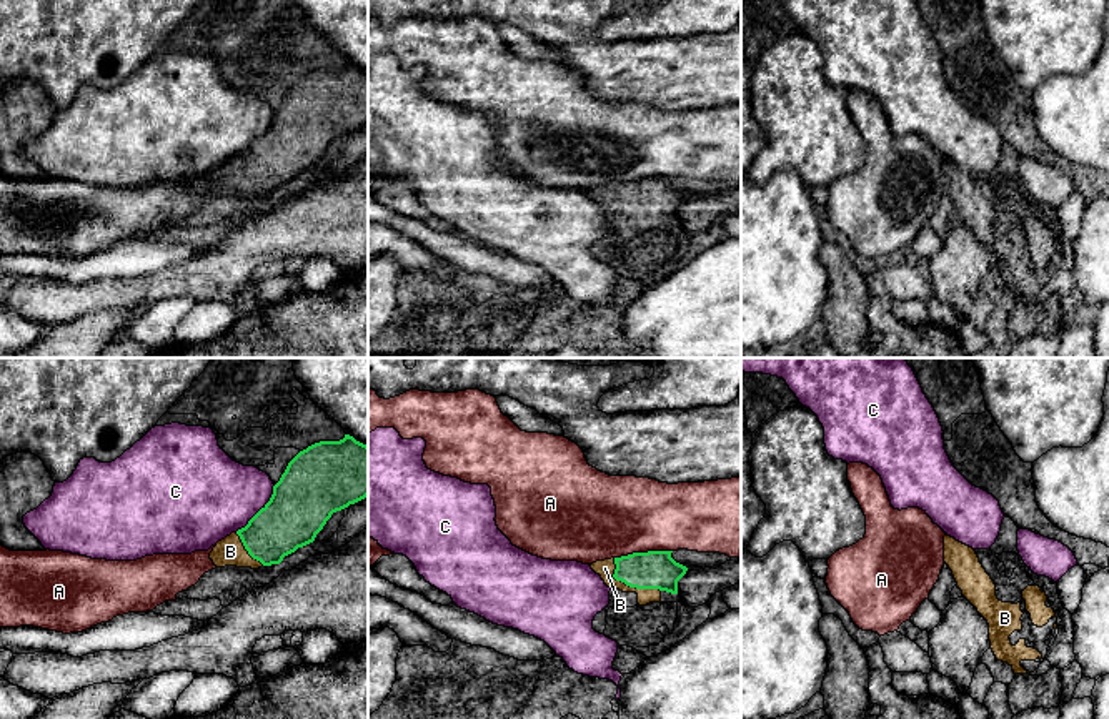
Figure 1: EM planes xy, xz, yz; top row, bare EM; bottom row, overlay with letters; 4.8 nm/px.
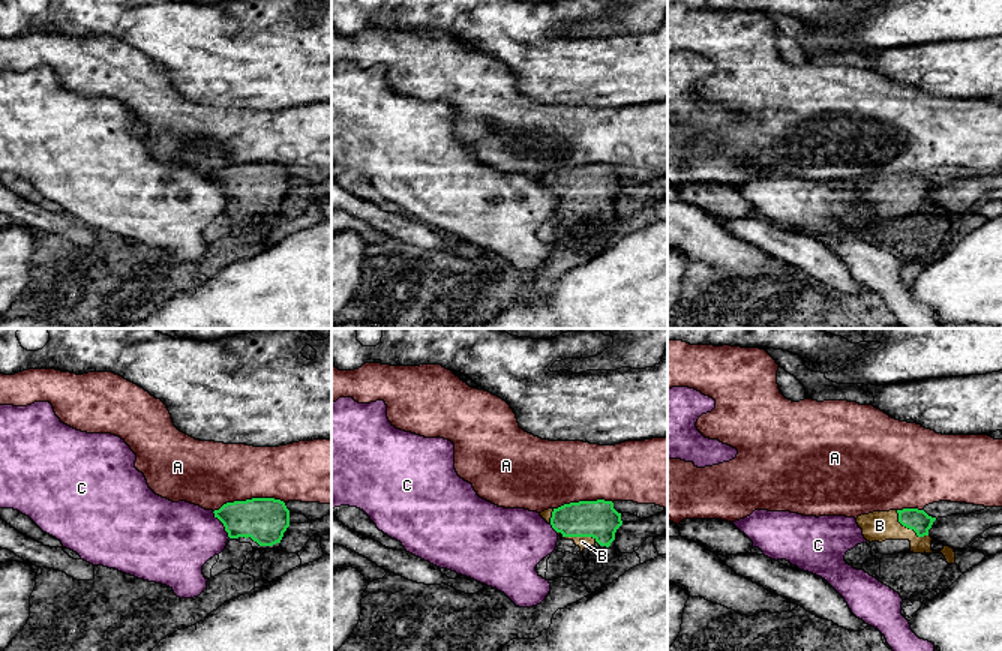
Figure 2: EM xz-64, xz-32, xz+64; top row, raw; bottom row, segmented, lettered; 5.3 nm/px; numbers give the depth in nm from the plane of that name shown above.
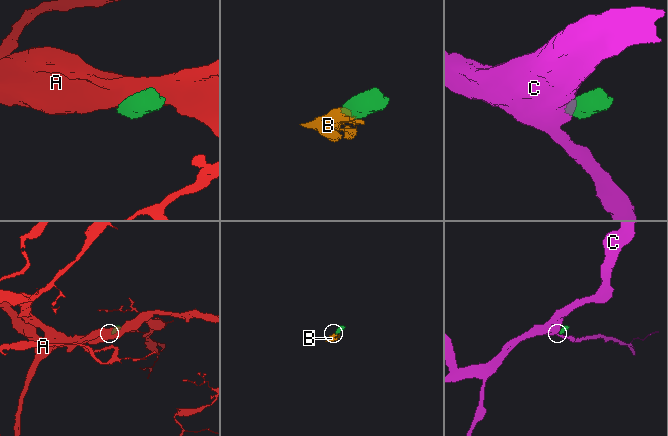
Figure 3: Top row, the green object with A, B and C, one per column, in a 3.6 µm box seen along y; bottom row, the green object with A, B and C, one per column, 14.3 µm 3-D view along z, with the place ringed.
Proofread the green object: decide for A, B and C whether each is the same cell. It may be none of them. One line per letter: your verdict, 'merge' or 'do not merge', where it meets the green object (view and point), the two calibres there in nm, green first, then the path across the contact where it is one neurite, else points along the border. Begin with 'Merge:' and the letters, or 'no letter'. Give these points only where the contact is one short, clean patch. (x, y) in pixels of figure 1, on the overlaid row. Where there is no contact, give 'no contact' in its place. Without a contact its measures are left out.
Merge: B
A: do not merge | xz (643, 553) | 190/400 nm
B: merge | xz (628, 585) | 190/80 nm | across xz (655, 570), (640, 573), (628, 585), (616, 580), (605, 568)
C: do not merge | xy (260, 510) | 300/400 nm | along xy (275, 485), (270, 500), (235, 531)

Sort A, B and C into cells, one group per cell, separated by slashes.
A / B / C

